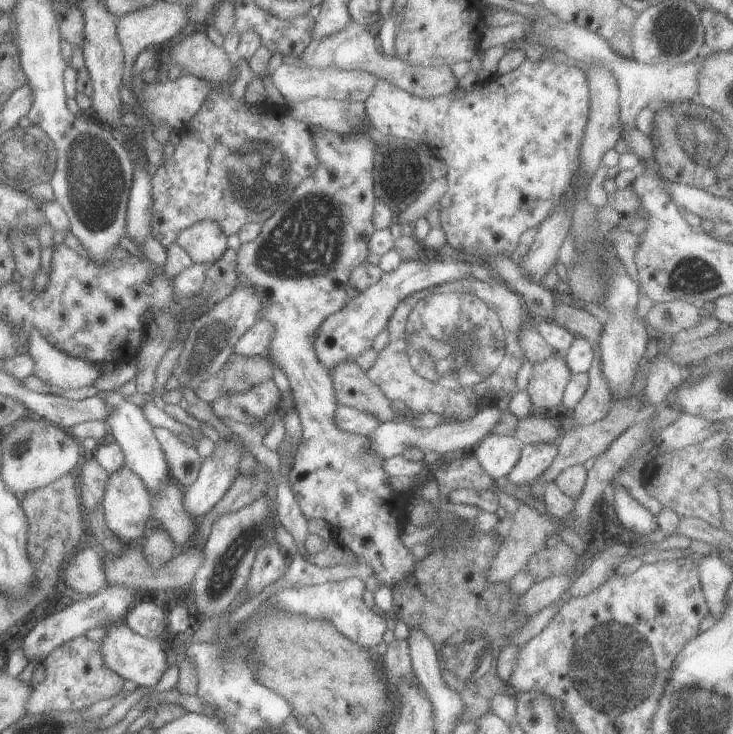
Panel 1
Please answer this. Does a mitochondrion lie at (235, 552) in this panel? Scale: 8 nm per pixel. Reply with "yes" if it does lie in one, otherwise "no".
yes

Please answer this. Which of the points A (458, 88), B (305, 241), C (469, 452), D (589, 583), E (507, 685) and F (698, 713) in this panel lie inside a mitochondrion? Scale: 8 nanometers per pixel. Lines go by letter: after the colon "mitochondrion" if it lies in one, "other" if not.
A: other
B: mitochondrion
C: other
D: other
E: other
F: mitochondrion

